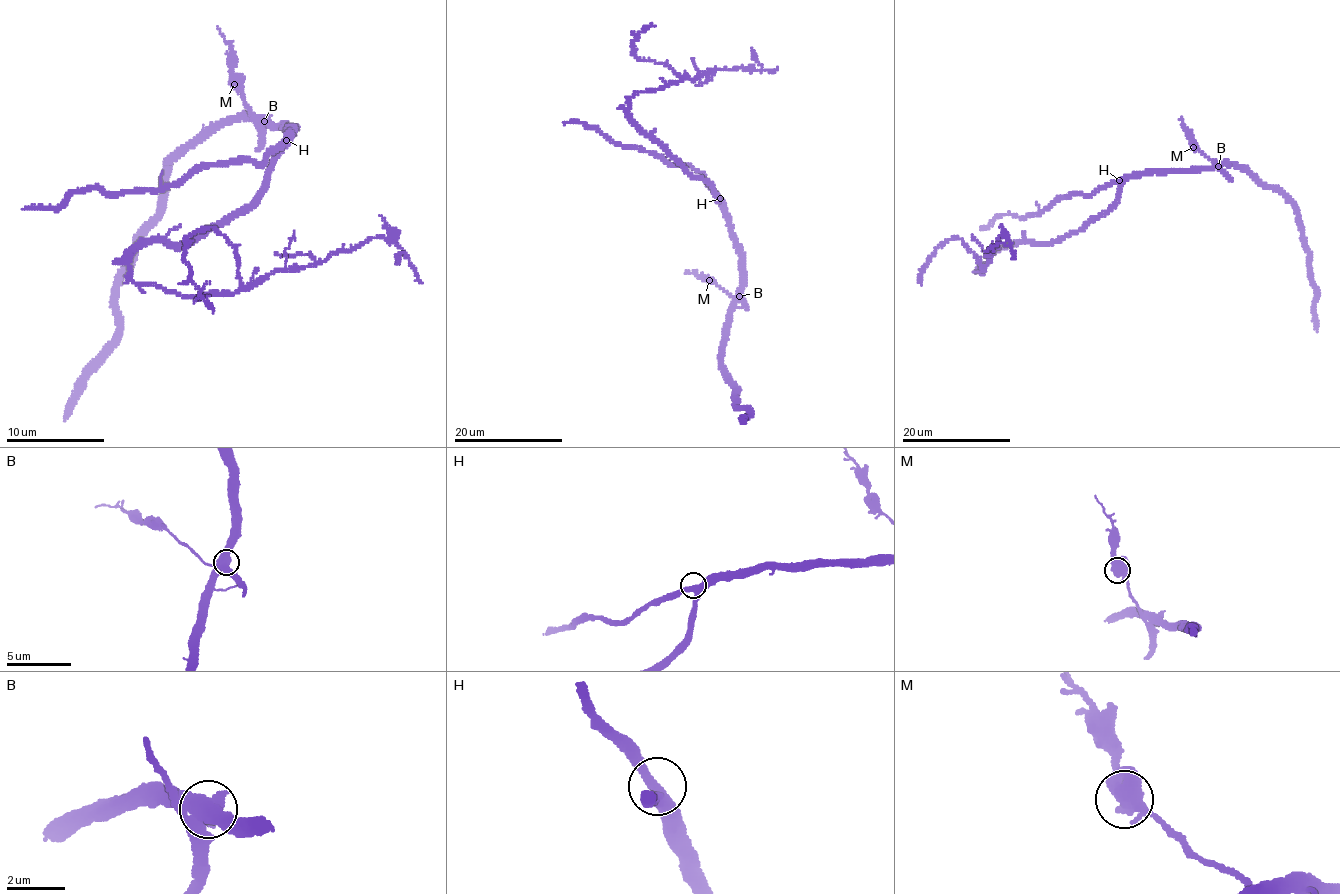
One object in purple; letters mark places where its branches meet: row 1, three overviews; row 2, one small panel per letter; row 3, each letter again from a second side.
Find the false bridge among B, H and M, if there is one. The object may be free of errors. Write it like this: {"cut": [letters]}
{"cut": ["B"]}

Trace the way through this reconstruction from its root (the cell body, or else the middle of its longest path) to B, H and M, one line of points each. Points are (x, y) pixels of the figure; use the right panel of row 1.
B: (1119, 199), (1122, 182), (1134, 175), (1218, 165)
H: (1119, 199), (1119, 180)
M: (1119, 199), (1122, 182), (1134, 175), (1214, 168), (1217, 163), (1193, 147)

